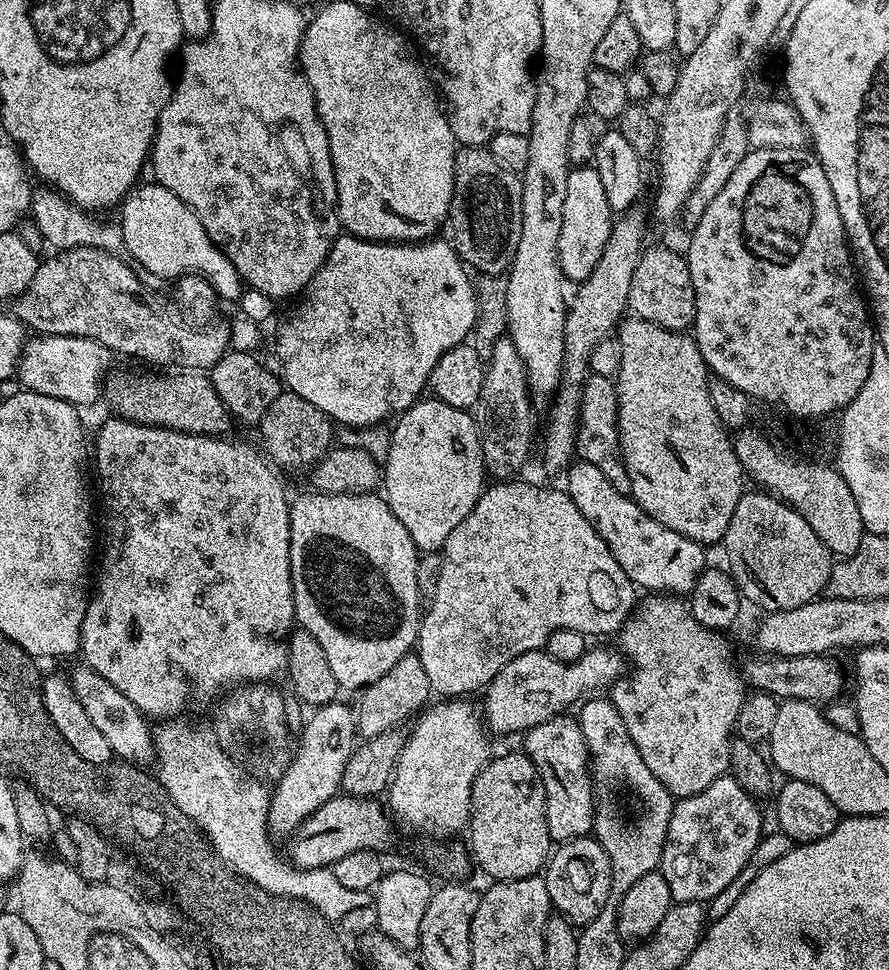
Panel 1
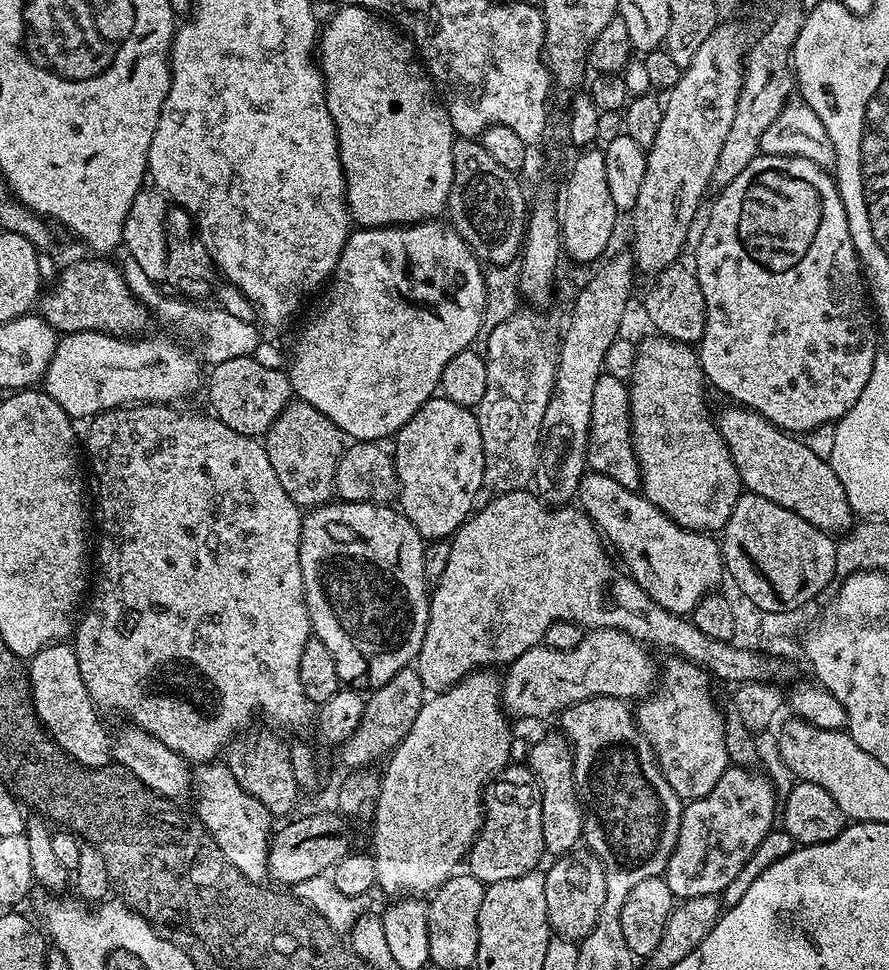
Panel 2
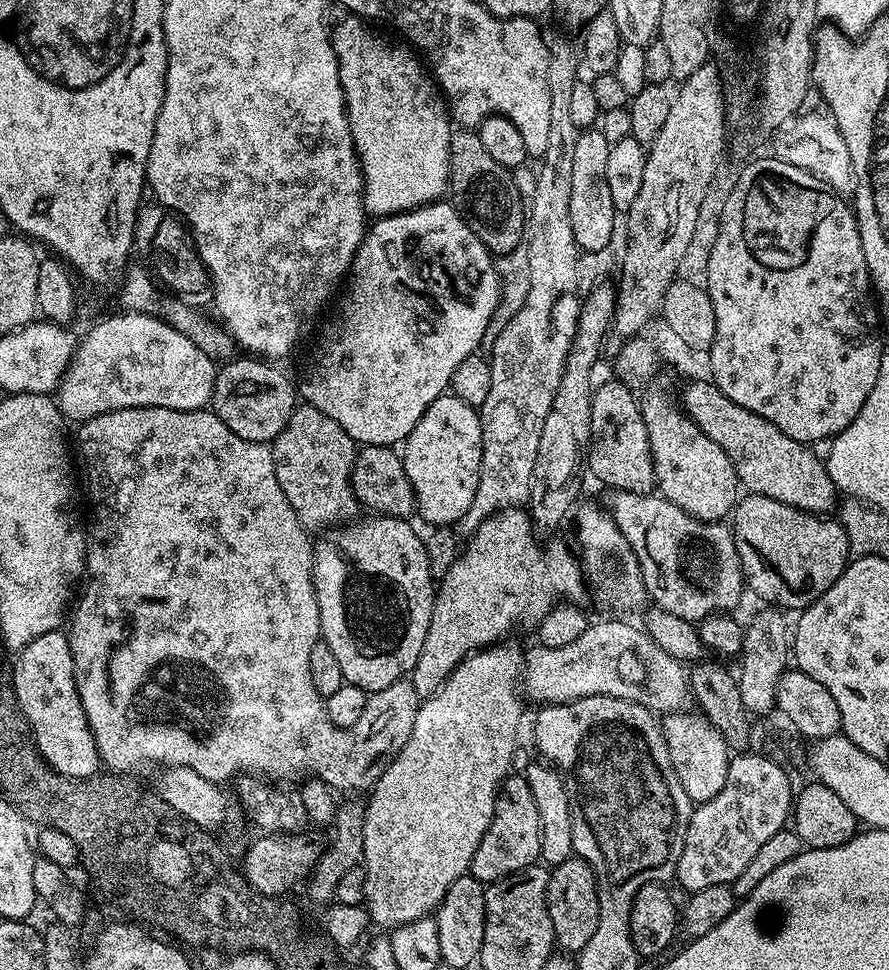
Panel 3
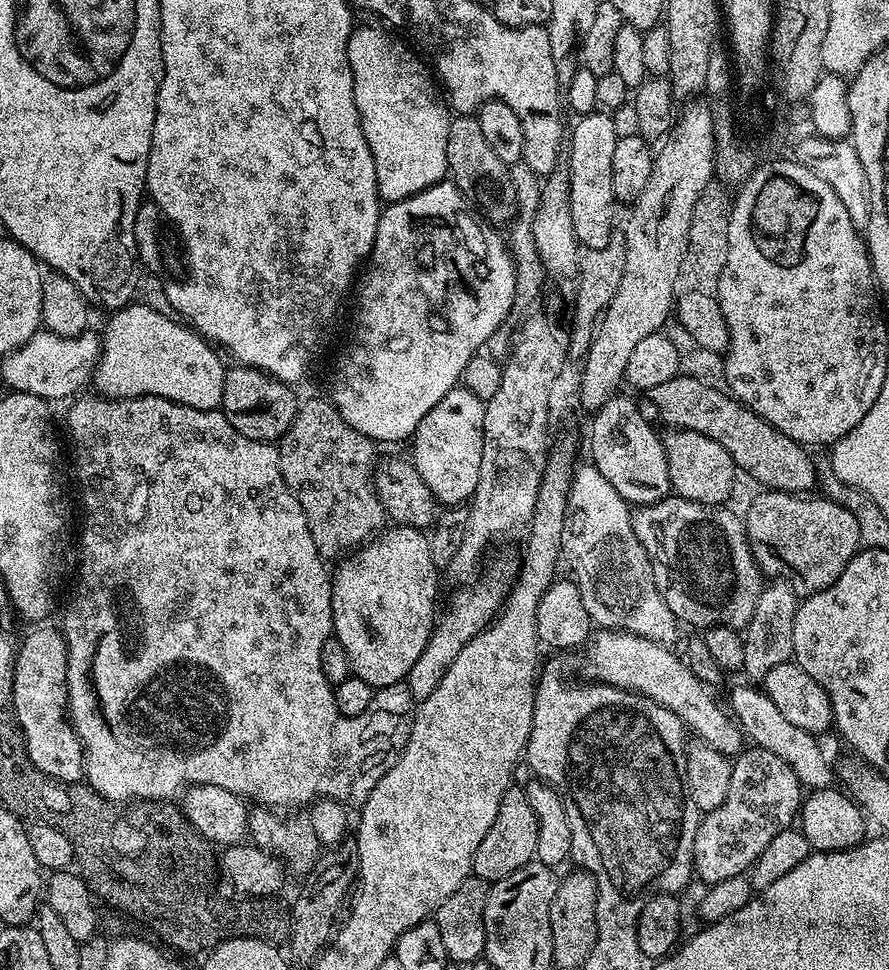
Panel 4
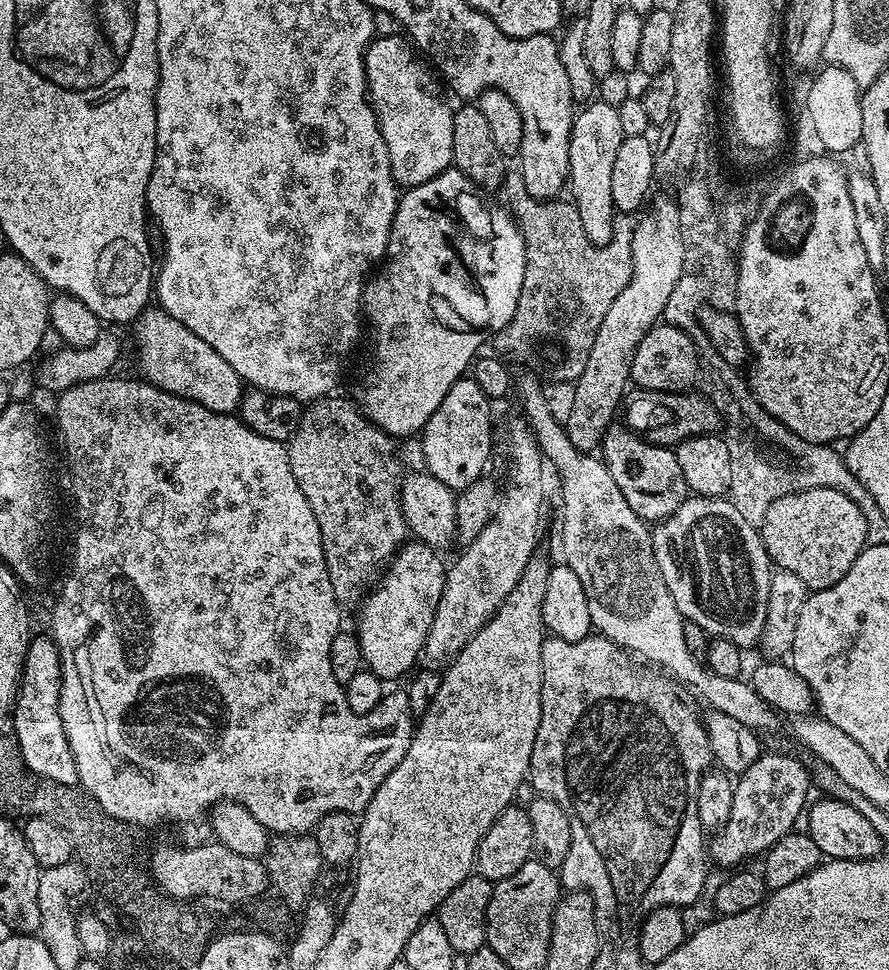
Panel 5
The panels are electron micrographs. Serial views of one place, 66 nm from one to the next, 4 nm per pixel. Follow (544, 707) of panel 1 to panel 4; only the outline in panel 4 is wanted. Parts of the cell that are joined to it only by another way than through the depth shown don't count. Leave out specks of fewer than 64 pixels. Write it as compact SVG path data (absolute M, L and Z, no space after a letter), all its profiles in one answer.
M593 631L584 652L584 668L589 672L593 681L609 684L615 688L625 688L628 692L637 692L646 698L650 698L654 702L658 702L660 706L666 706L666 710L670 710L674 714L678 714L678 718L689 729L692 728L697 732L699 739L703 743L709 744L714 750L718 750L723 756L732 758L737 755L745 747L746 736L741 731L740 725L725 709L720 709L715 698L711 696L709 685L703 684L691 670L688 669L687 663L679 655L678 657L672 653L673 649L665 644L659 644L658 641L651 641L650 638L636 636L634 633L622 631Z

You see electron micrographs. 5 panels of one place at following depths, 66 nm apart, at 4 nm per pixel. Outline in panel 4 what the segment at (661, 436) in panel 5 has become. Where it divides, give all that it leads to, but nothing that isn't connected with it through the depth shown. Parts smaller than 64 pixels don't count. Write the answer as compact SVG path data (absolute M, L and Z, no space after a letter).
M676 375L670 382L662 382L662 386L647 389L648 405L643 405L645 416L657 416L672 430L685 428L698 434L706 434L706 438L714 438L718 446L730 454L737 469L741 473L749 472L765 489L778 492L794 492L808 494L818 484L818 464L808 457L809 449L803 444L794 442L786 434L782 434L770 422L766 422L754 410L750 410L727 391L719 392L706 386L697 378Z

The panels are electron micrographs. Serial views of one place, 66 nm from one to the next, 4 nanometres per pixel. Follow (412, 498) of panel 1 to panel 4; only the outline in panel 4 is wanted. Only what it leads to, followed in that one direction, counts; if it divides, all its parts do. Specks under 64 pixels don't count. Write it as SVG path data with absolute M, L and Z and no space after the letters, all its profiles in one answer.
M463 386L452 388L422 422L410 438L412 465L422 474L422 482L430 486L437 501L444 506L460 506L471 501L478 486L478 470L482 466L484 445L485 401L474 398Z

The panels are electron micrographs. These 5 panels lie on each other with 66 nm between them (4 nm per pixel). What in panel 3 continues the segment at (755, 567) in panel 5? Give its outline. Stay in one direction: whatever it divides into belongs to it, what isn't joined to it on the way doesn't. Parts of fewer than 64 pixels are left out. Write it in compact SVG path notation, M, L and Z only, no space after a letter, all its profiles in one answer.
M615 490L609 491L607 494L609 496L608 504L606 503L606 511L612 516L618 526L618 530L626 536L627 542L630 542L630 546L633 547L634 554L637 555L638 562L641 564L645 588L648 591L651 603L655 607L666 610L670 614L678 614L678 618L682 618L683 620L699 622L705 620L710 614L714 614L715 612L728 612L732 610L732 607L739 602L740 595L745 595L746 581L744 571L740 565L738 550L734 546L734 534L727 523L694 518L690 514L683 512L678 506L674 506L674 502L670 502L665 496L659 494L634 494L633 492L618 492Z

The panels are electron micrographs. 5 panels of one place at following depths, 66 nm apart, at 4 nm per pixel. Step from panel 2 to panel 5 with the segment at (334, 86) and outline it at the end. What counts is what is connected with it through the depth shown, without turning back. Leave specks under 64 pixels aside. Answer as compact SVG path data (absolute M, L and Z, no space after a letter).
M377 35L364 51L364 69L368 79L368 98L376 111L376 121L386 142L386 150L390 154L390 168L397 185L409 189L422 182L430 182L430 178L453 167L454 118L453 109L448 108L447 102L440 97L441 85L433 69L421 59L417 49L403 35L400 36Z

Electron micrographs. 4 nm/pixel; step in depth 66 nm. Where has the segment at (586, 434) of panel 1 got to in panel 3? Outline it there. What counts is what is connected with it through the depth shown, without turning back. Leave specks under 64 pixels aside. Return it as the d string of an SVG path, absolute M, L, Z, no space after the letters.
M609 378L605 384L597 383L592 394L592 441L588 444L586 468L609 489L634 494L649 494L657 487L656 471L650 450L650 438L646 434L646 422L642 418L641 401L636 400L637 393L615 378Z

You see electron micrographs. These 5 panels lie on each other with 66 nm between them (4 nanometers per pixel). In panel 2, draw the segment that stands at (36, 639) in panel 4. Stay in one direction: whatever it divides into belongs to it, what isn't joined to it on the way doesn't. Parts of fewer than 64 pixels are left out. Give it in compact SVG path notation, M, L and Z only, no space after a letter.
M68 642L47 644L38 654L30 657L26 664L28 686L32 690L32 705L36 716L51 740L72 760L87 768L101 768L112 760L110 732L100 721L97 705L93 704L78 670L75 647Z

